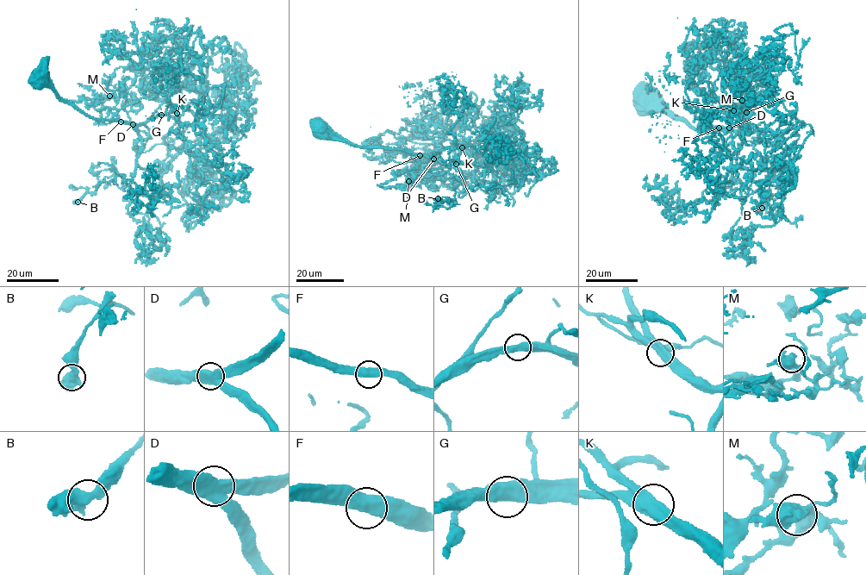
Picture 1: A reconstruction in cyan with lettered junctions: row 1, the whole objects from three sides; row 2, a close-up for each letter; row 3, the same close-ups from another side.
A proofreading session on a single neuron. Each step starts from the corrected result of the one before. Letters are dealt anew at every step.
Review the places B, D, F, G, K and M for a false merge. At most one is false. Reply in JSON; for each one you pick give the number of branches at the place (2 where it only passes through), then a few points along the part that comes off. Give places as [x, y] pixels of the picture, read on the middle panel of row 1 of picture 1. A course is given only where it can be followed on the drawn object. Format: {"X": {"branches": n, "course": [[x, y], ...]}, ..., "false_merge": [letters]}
{"false_merge": []}

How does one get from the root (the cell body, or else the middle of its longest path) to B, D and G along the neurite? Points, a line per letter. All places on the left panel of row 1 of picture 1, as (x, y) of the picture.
B: (40, 73), (60, 97), (96, 118), (133, 123), (141, 140), (124, 190), (113, 183), (115, 172), (77, 202)
D: (40, 73), (45, 71), (60, 97), (88, 115), (133, 124)
G: (40, 73), (45, 71), (60, 97), (96, 118), (138, 124), (161, 115)

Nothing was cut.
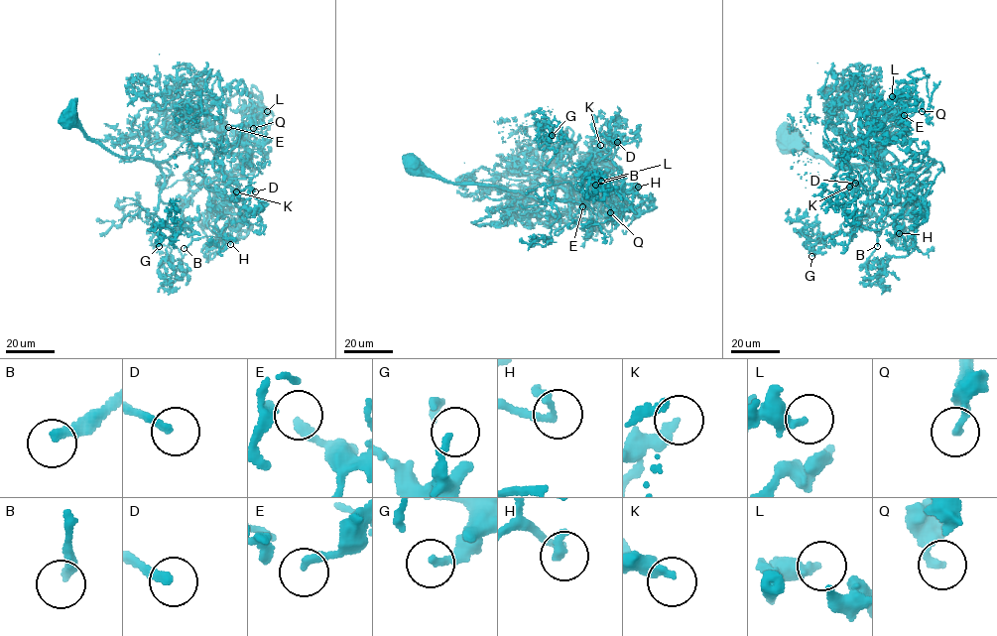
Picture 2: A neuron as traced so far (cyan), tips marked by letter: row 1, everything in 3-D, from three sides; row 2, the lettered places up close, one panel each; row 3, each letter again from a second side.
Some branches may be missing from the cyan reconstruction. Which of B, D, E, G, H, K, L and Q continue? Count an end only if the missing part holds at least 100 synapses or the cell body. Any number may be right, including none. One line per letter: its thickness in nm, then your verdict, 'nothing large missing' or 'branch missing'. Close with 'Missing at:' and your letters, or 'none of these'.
B: 260 nm thick; branch missing
D: 240 nm thick; branch missing
E: 180 nm thick; branch missing
G: 150 nm thick; nothing large missing
H: 320 nm thick; branch missing
K: 280 nm thick; nothing large missing
L: 320 nm thick; nothing large missing
Q: 200 nm thick; nothing large missing
Missing at: B, D, E, H

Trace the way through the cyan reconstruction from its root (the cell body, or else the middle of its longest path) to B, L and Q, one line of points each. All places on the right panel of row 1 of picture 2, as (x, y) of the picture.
B: (789, 138), (835, 167), (863, 164), (875, 173), (872, 199), (889, 208), (883, 225), (876, 220), (877, 246)
L: (789, 138), (835, 167), (868, 164), (882, 148), (859, 142), (882, 147), (873, 109), (892, 96)
Q: (789, 138), (838, 168), (875, 160), (901, 130), (889, 103), (929, 77), (919, 68), (908, 74), (922, 111)

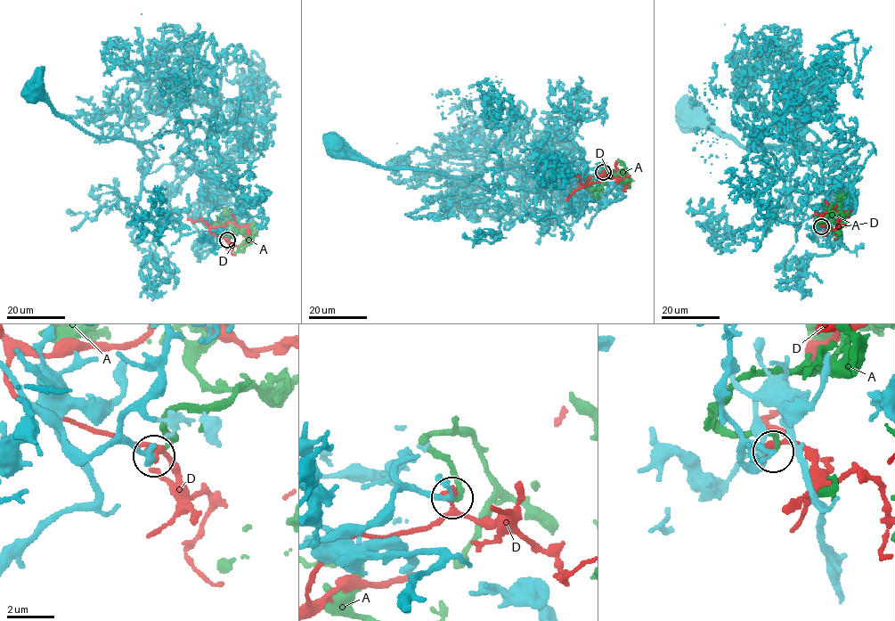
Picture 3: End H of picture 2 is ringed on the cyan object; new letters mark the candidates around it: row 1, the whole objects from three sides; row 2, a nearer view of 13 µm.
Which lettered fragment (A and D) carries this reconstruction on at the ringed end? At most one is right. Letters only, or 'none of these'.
A

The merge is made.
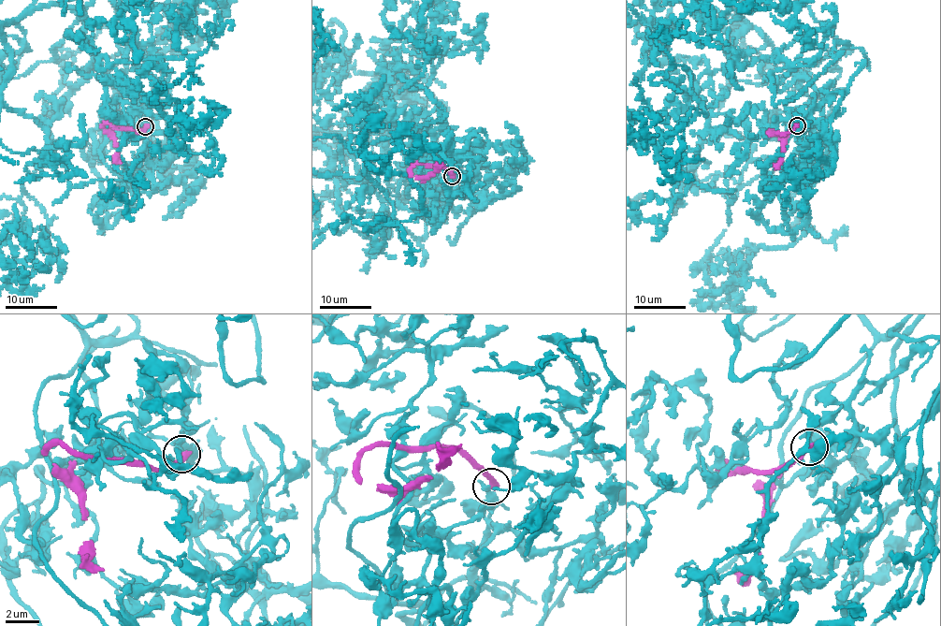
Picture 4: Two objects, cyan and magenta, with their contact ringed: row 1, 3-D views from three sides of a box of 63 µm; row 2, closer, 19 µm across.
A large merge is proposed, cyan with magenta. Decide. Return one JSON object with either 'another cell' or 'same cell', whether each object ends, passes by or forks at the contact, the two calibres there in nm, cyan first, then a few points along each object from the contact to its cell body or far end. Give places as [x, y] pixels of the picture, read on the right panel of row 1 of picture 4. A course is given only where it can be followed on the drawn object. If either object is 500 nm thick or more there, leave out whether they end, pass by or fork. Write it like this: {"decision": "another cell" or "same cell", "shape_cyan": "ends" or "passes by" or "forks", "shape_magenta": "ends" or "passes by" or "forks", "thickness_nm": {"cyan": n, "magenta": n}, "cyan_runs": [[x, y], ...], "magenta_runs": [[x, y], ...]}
{"decision": "another cell", "shape_cyan": "ends", "shape_magenta": "ends", "thickness_nm": {"cyan": 360, "magenta": 360}, "cyan_runs": [[796, 124], [828, 94], [766, 76], [761, 58], [736, 61], [744, 23], [708, 51], [644, 62]], "magenta_runs": [[796, 126], [786, 133], [768, 134], [774, 131], [783, 144], [782, 160], [776, 167]]}

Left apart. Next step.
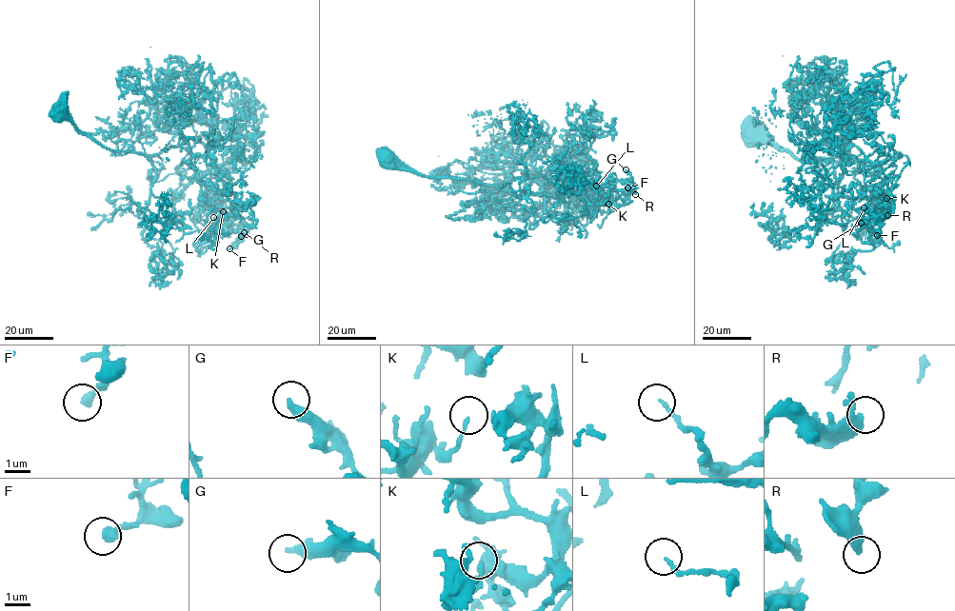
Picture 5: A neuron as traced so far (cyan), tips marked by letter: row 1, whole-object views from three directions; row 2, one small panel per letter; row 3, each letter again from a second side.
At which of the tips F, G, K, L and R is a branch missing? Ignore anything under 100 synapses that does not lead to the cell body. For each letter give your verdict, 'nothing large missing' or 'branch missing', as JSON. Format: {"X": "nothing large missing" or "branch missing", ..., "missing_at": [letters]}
{"F": "nothing large missing", "G": "nothing large missing", "K": "nothing large missing", "L": "nothing large missing", "R": "nothing large missing", "missing_at": []}

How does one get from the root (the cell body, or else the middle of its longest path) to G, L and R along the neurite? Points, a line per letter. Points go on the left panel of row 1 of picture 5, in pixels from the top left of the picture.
G: (60, 108), (112, 149), (188, 149), (192, 177), (206, 187), (199, 221), (216, 237), (241, 236)
L: (60, 108), (112, 149), (188, 149), (192, 177), (206, 187), (199, 221), (216, 237), (231, 230), (213, 217)
R: (60, 108), (112, 149), (184, 147), (206, 187), (199, 221), (216, 237), (244, 232)

